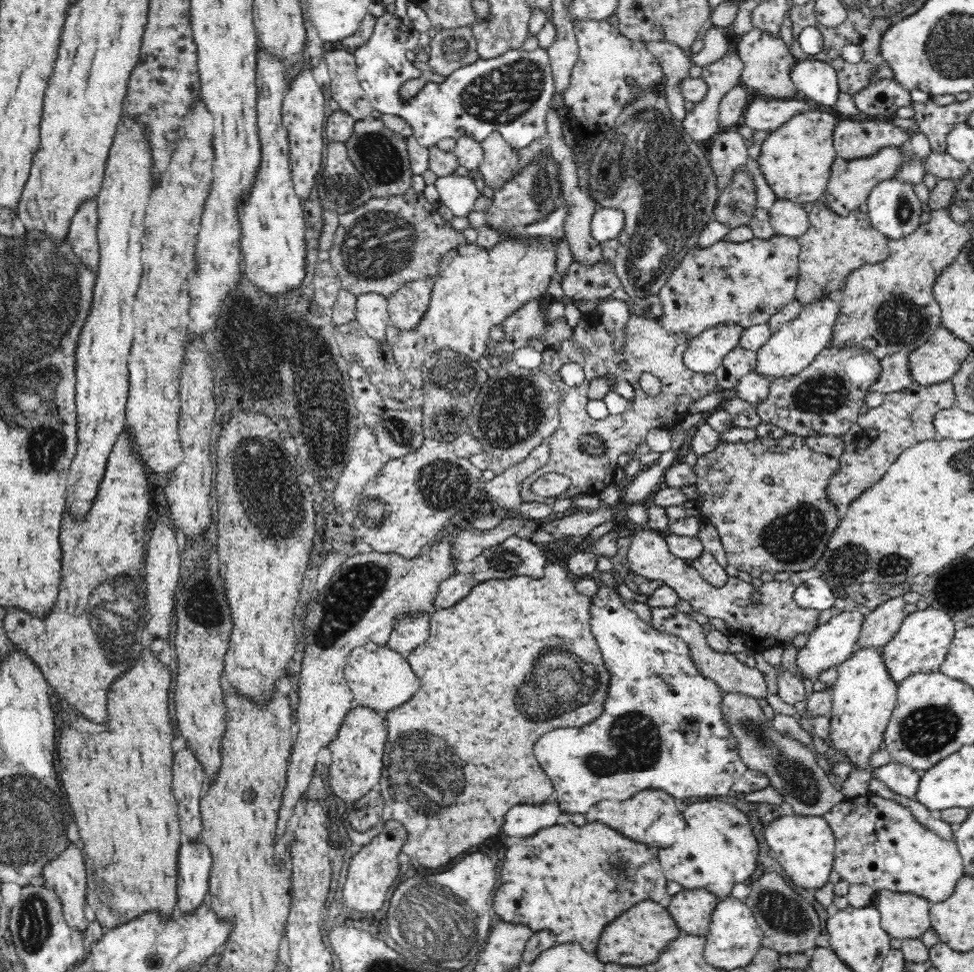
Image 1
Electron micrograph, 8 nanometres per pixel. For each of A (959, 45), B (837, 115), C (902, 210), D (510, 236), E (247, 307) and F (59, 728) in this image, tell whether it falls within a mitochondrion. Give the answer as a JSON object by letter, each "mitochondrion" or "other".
{"A":"mitochondrion","B":"other","C":"mitochondrion","D":"other","E":"other","F":"other"}

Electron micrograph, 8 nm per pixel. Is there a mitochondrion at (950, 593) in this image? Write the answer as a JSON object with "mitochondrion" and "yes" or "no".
{"mitochondrion":"yes"}

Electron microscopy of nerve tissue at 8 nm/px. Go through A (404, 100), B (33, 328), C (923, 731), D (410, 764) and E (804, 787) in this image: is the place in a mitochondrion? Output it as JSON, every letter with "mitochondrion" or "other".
{"A":"other","B":"mitochondrion","C":"mitochondrion","D":"mitochondrion","E":"mitochondrion"}

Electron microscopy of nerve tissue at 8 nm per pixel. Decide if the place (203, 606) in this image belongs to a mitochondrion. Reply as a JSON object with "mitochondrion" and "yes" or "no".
{"mitochondrion":"yes"}

